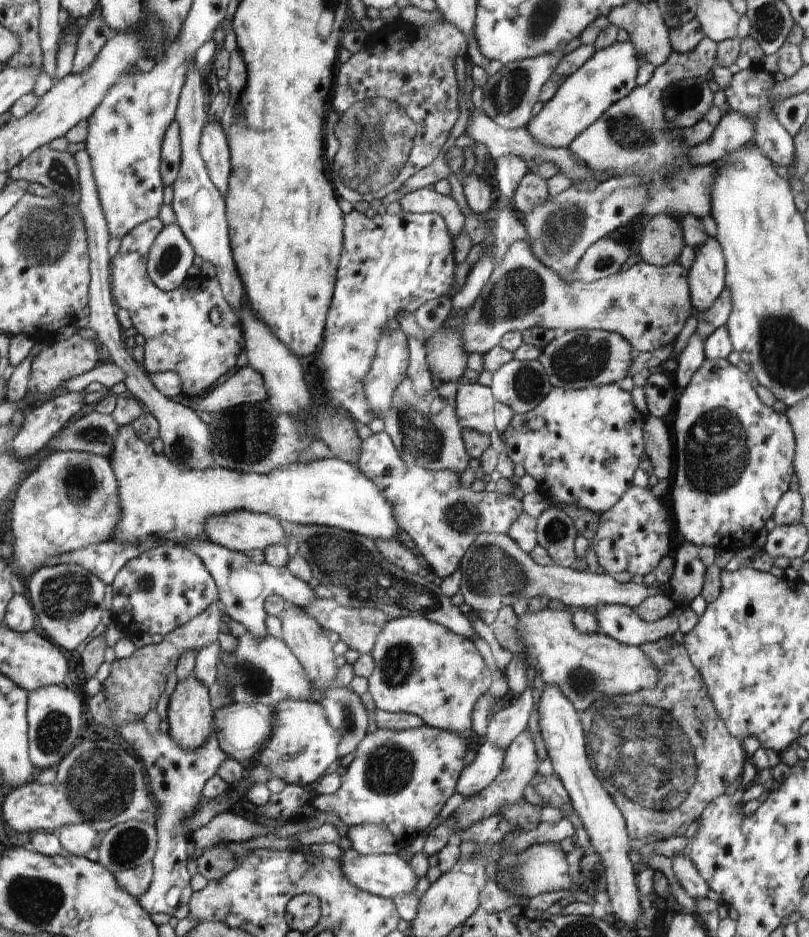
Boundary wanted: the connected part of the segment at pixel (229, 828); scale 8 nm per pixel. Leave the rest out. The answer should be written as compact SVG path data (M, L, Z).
M230 811L219 814L208 826L190 836L193 848L205 851L218 845L225 846L231 842L246 841L259 835L266 836L275 830L278 829L269 829L267 826L257 824L256 821L234 815L234 812Z

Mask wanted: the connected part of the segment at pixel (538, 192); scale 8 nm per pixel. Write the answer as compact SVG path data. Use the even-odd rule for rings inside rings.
M530 170L522 178L521 184L517 186L517 190L512 198L512 206L518 212L524 214L536 208L536 206L540 206L547 199L548 195L547 180Z

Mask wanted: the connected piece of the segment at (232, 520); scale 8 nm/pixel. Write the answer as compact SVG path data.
M234 511L219 515L210 520L207 531L214 543L241 553L287 545L287 534L279 519L264 513Z

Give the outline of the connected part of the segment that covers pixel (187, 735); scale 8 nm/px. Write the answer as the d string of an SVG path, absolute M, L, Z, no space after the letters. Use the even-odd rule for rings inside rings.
M196 676L184 682L178 682L170 698L168 719L170 734L181 744L184 750L198 750L206 746L216 730L216 714L212 704L211 689Z

